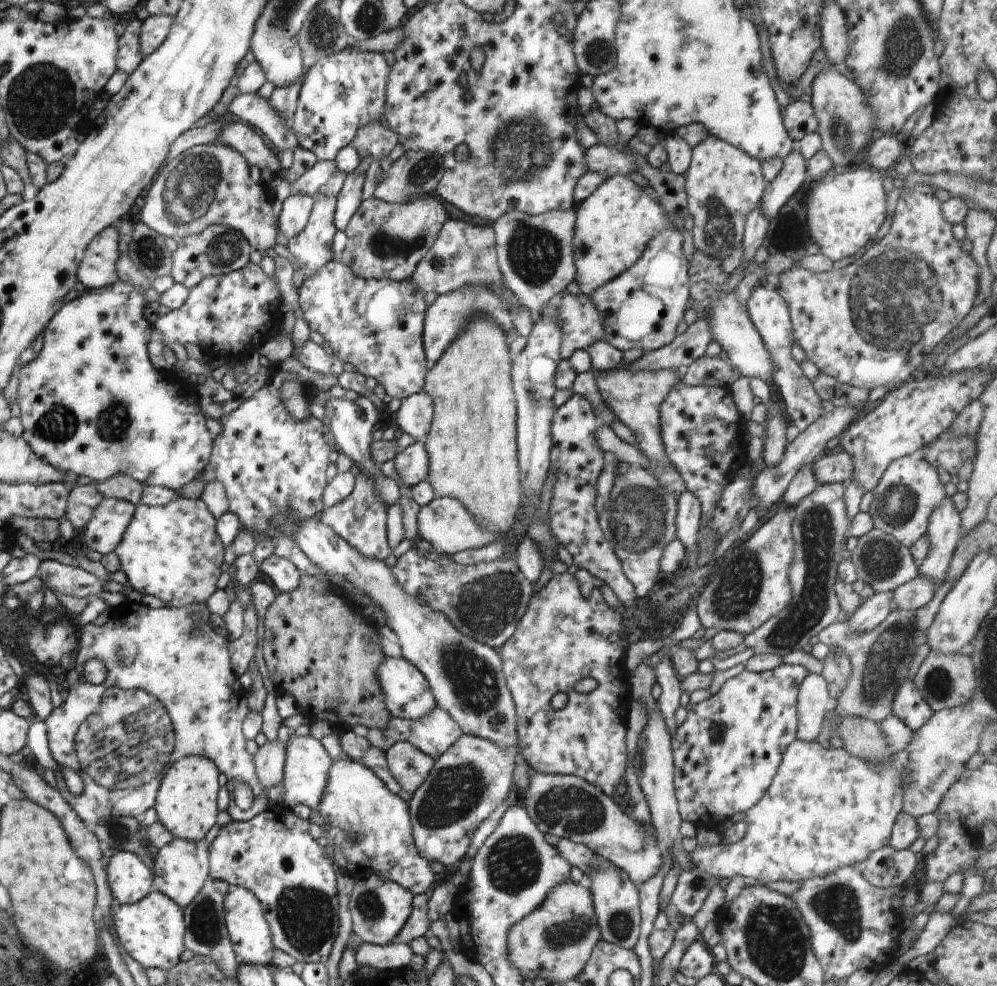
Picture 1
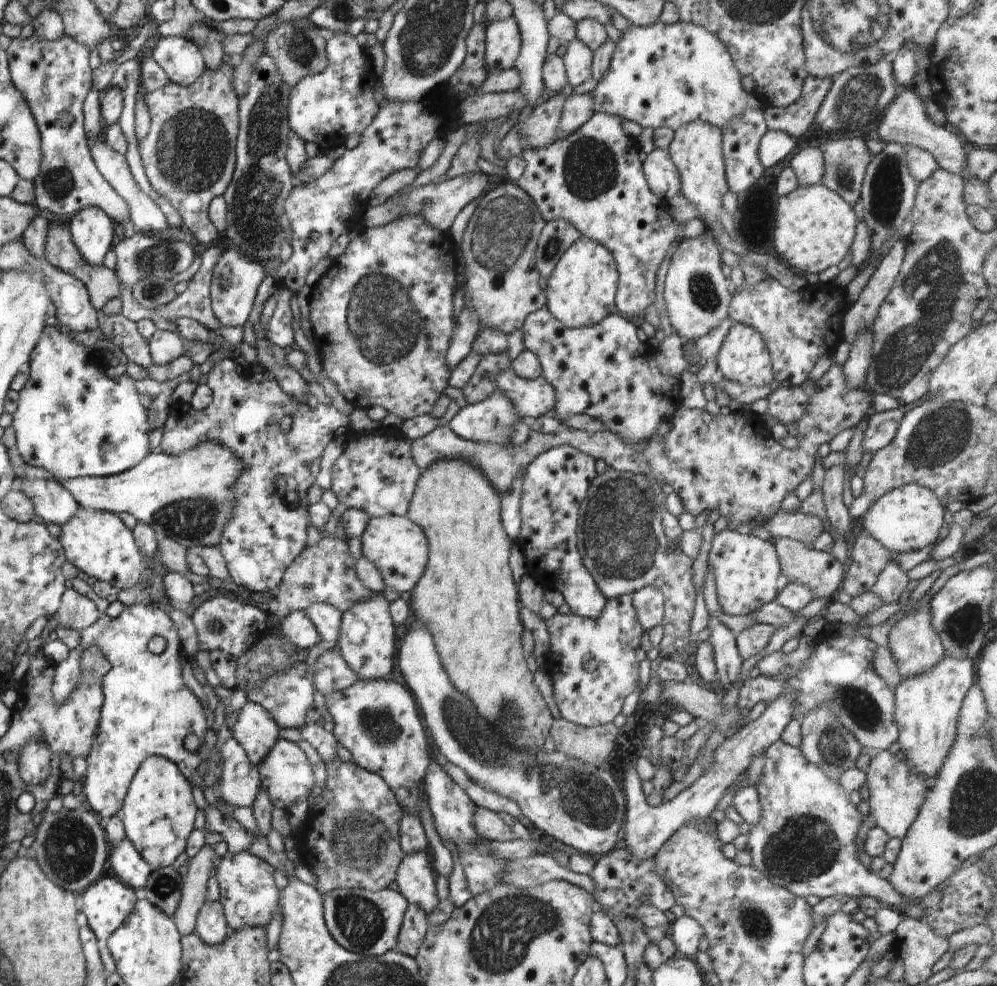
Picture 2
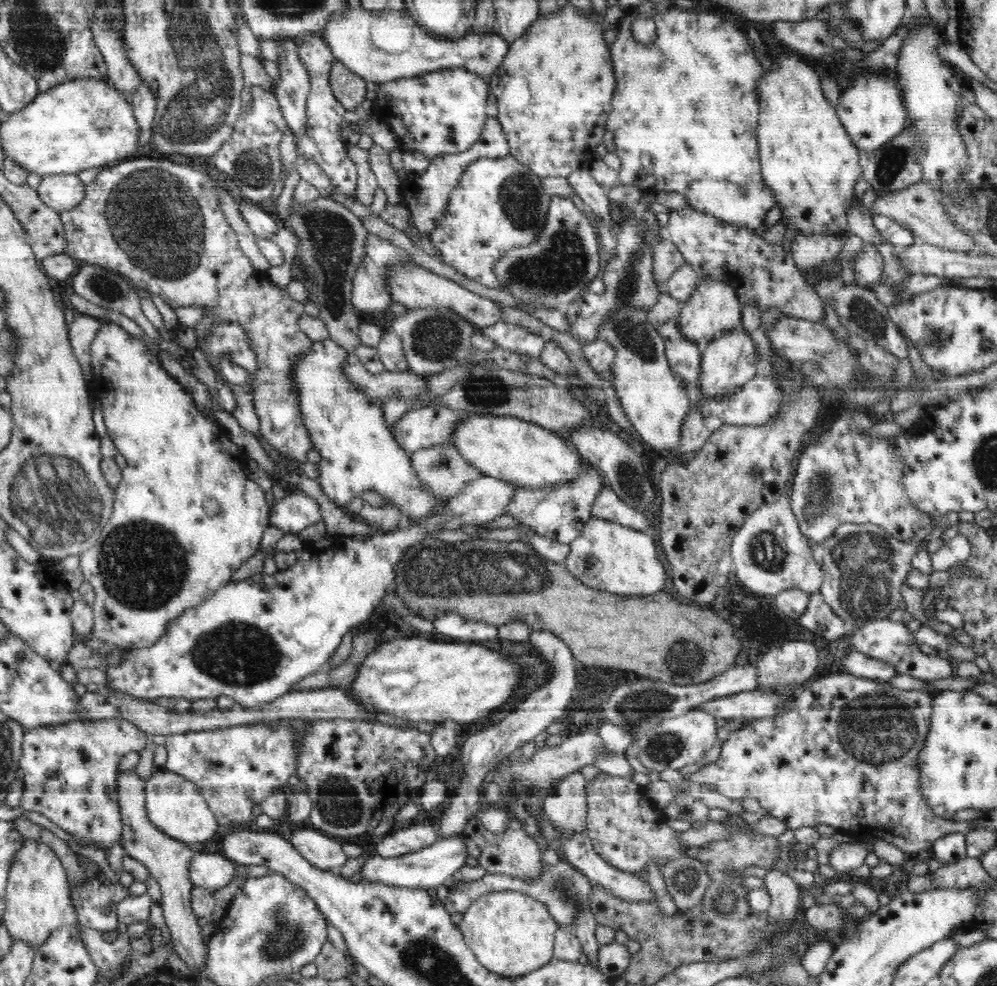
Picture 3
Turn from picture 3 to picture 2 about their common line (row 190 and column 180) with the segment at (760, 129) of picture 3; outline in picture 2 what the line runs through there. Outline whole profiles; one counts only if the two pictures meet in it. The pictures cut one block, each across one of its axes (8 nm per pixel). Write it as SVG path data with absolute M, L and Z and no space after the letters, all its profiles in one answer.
M148 755L131 780L126 798L120 810L125 836L151 865L152 870L170 867L185 851L188 837L196 826L198 812L192 791L192 784L181 770L166 757Z

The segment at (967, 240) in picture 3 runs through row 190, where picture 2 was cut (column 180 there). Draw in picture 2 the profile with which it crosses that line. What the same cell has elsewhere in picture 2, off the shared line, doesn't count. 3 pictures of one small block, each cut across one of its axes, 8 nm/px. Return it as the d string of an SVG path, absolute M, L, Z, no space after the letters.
M204 845L196 856L188 860L179 907L171 916L181 936L195 932L197 914L206 901L206 883L214 874L217 859L214 846Z

